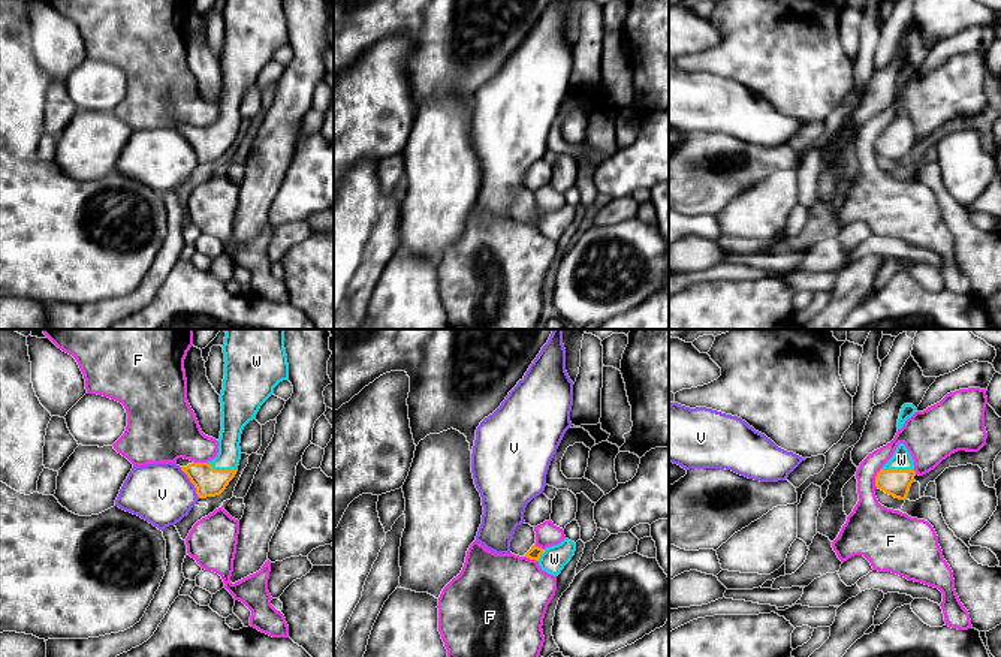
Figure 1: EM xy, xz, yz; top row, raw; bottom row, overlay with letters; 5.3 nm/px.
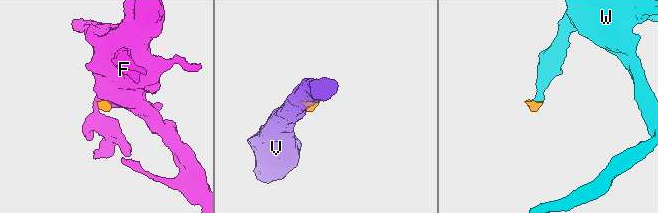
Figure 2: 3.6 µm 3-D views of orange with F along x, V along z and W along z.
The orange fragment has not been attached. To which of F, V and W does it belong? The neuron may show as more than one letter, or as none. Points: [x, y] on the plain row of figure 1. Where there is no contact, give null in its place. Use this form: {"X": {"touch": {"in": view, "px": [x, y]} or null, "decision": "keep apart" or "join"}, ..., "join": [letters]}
{"F": {"touch": {"in": "yz", "px": [876, 142]}, "decision": "keep apart"}, "V": {"touch": {"in": "xy", "px": [190, 145]}, "decision": "keep apart"}, "W": {"touch": {"in": "xy", "px": [222, 135]}, "decision": "join"}, "join": ["W"]}

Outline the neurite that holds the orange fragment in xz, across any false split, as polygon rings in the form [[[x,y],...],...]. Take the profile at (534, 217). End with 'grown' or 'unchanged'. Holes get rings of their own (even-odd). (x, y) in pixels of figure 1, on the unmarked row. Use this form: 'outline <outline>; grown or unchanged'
outline [[[530,189],[516,192],[510,207],[510,217],[519,221],[536,224],[542,235],[558,241],[564,230],[572,224],[576,208],[564,204],[561,208],[542,214],[536,210],[536,196]]]; grown

